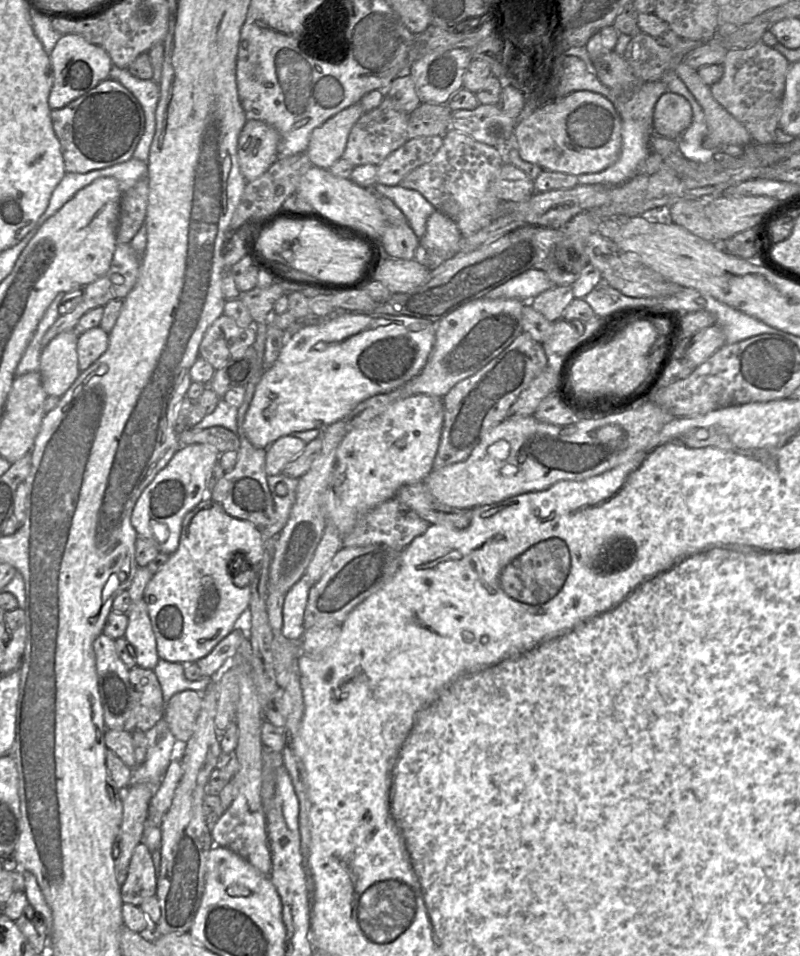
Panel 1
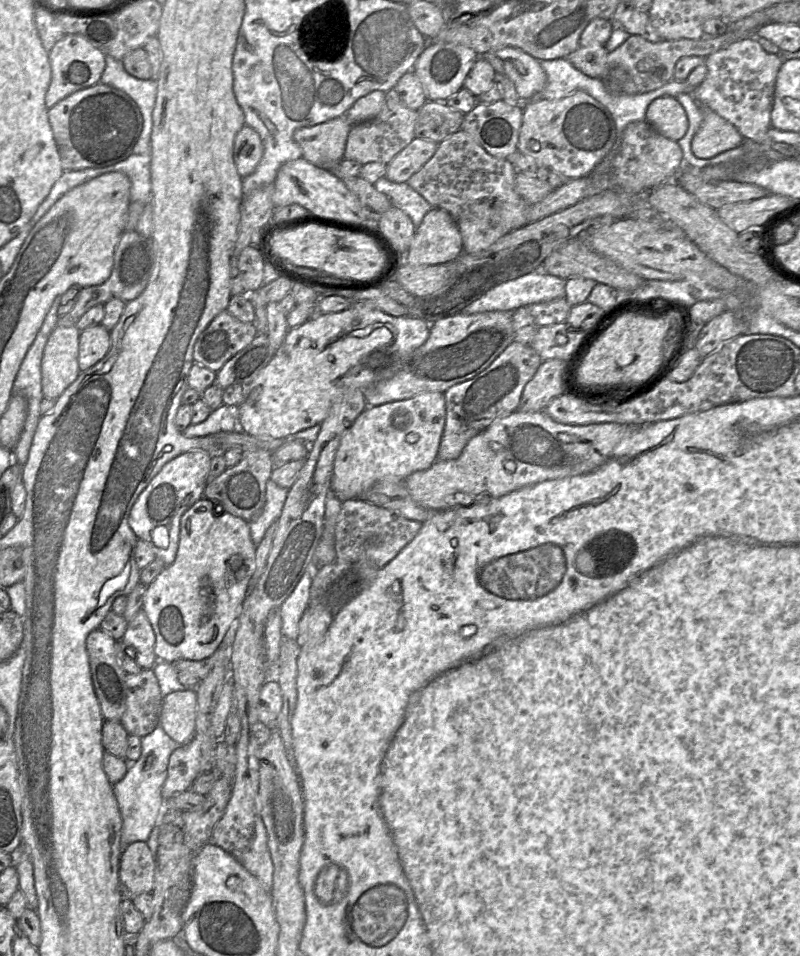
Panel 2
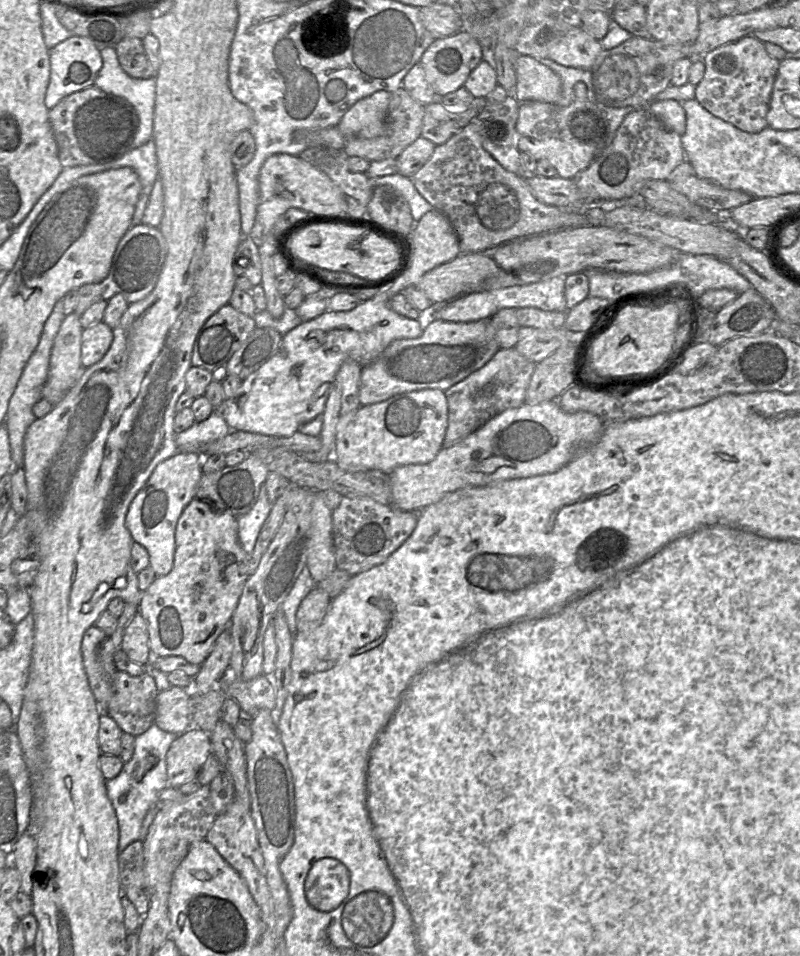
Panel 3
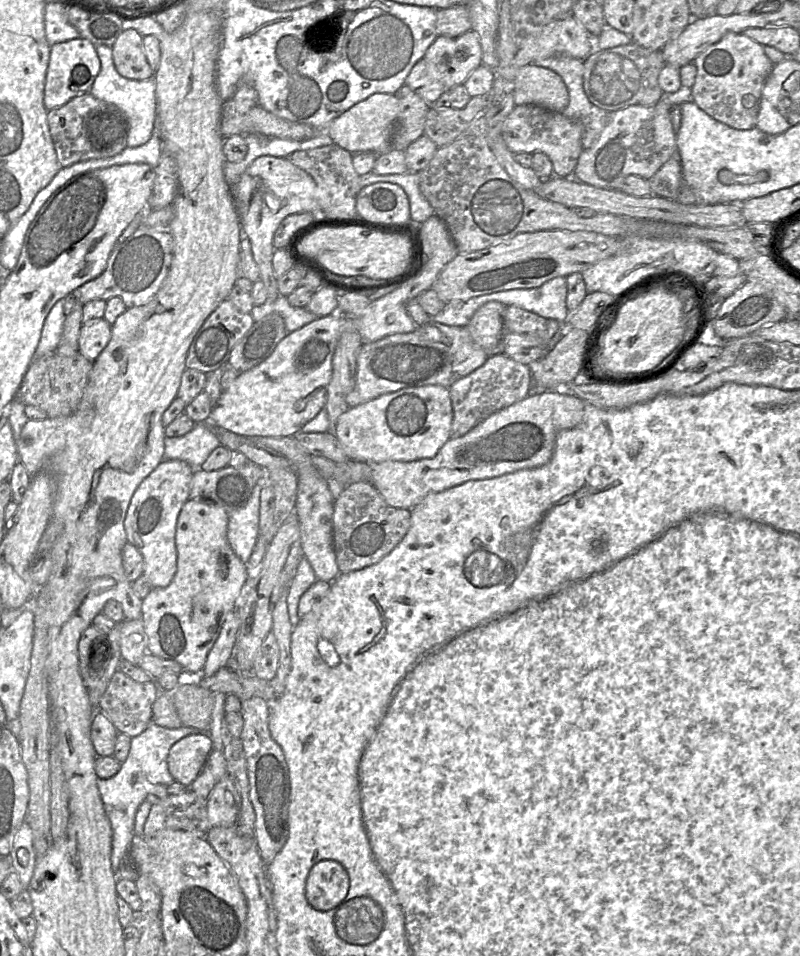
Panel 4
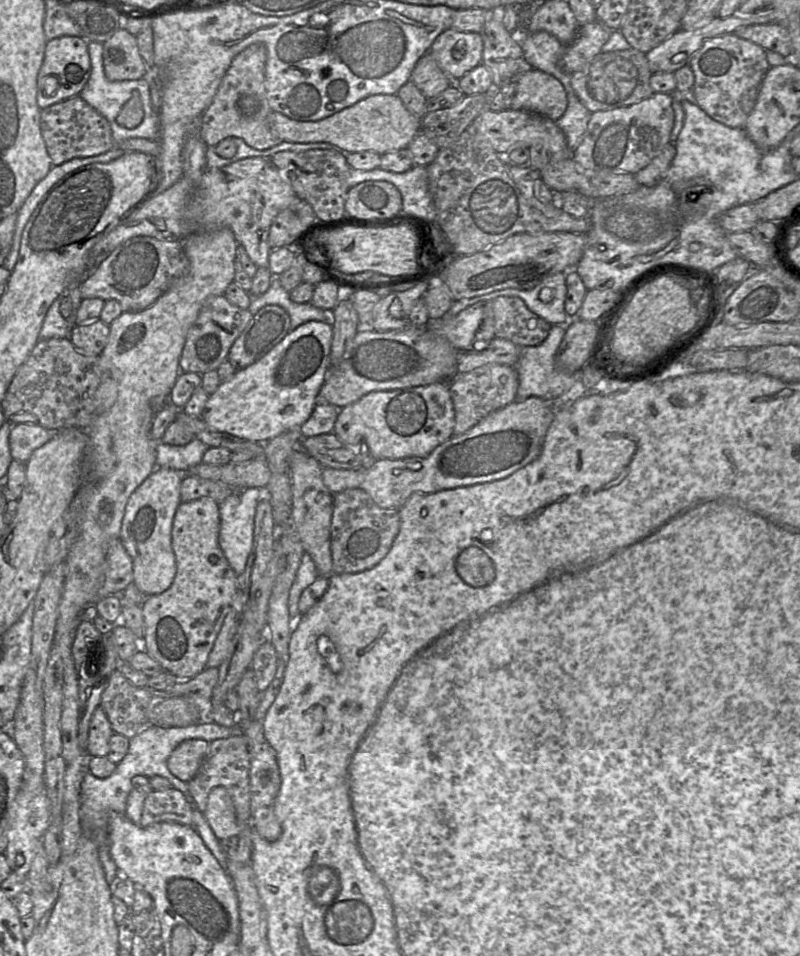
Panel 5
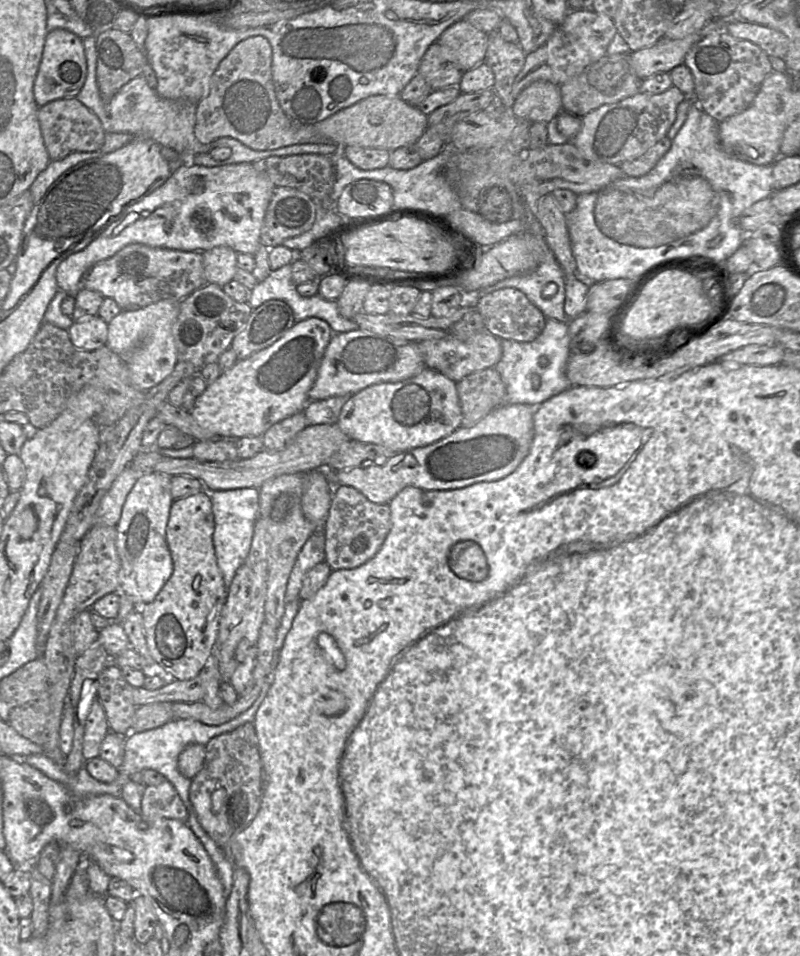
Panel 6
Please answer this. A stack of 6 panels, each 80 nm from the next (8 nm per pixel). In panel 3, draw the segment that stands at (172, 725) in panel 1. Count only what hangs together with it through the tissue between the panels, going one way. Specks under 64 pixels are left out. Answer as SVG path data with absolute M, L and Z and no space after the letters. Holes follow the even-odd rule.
M171 686L156 697L154 724L161 730L182 734L192 726L191 688Z

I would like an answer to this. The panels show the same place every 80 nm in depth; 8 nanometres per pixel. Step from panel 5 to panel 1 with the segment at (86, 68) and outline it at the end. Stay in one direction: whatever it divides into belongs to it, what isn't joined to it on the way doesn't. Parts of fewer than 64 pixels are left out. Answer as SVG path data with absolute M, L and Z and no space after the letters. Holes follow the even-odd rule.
M62 34L51 51L53 84L48 96L50 109L61 108L109 78L112 61L102 46L94 45L77 34Z

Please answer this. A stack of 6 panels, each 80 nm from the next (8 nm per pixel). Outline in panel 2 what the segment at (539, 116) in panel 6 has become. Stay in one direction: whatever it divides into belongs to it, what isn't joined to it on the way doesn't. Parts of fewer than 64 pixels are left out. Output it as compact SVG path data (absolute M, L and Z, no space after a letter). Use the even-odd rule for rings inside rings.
M508 46L497 50L491 50L479 57L483 57L487 60L497 74L505 75L513 82L521 102L529 100L546 85L547 76L540 61L519 48Z

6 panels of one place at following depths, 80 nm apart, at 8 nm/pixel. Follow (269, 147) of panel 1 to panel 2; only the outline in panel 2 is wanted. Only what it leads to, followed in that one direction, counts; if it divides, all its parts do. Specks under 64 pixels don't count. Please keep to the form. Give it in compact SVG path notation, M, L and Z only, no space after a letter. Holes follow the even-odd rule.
M246 124L237 132L233 145L233 160L243 178L256 169L263 155L263 144L259 134Z

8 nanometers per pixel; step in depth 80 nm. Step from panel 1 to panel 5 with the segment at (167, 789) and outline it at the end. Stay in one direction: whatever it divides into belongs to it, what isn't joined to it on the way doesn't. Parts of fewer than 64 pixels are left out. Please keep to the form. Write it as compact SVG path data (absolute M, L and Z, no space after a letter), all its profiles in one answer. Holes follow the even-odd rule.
M202 739L181 742L167 760L169 771L181 781L188 783L200 769L208 748L209 742Z

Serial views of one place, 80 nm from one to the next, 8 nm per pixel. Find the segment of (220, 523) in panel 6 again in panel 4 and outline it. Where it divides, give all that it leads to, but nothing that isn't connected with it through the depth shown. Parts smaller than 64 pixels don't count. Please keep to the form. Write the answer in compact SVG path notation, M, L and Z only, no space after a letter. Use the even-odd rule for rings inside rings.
M257 484L245 506L229 513L227 537L229 544L236 555L244 562L248 562L254 546L259 536L259 513L260 513L260 496L262 486Z

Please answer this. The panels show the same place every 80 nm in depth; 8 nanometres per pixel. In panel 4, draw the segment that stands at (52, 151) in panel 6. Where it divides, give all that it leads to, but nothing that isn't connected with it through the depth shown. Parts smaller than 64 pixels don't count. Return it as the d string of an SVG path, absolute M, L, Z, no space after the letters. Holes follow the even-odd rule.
M89 92L49 110L47 123L61 167L87 160L110 158L128 147L128 124L124 114L115 105L97 99Z

